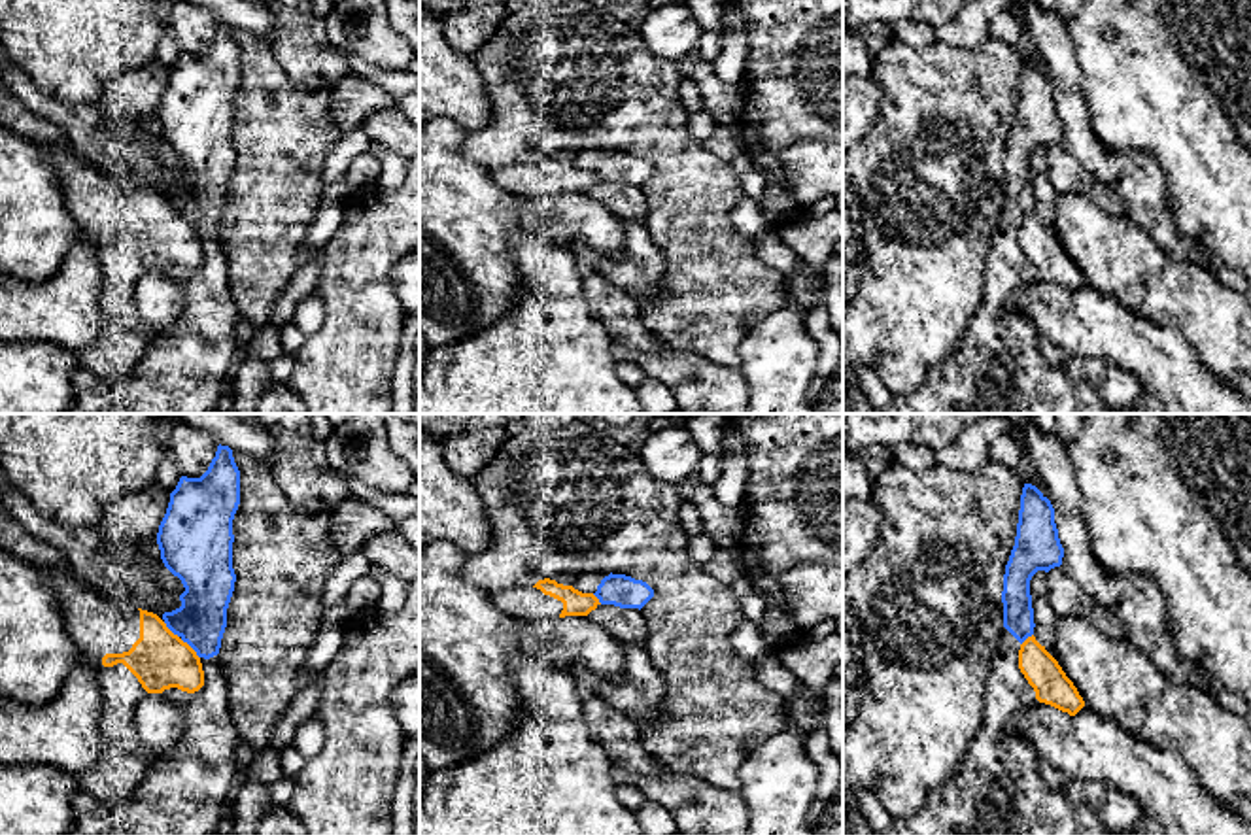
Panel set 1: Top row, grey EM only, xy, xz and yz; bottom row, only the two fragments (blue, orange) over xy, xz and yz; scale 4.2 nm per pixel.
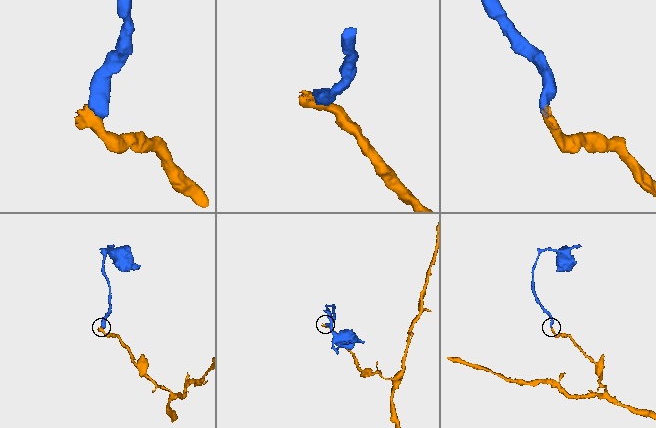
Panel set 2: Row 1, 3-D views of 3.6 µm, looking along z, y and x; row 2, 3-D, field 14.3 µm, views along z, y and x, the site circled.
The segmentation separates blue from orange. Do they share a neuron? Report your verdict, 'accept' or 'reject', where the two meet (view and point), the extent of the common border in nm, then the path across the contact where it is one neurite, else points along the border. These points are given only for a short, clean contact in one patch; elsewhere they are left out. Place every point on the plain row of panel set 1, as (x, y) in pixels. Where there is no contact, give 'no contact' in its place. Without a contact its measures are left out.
reject; meets blue in xy at (182, 216); contact 220 nm long; border along xy (163, 199), (199, 235)

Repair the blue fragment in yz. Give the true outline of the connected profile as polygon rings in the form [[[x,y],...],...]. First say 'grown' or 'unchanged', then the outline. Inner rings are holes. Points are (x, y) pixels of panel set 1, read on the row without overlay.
grown; [[[1024,60],[1015,123],[1003,151],[1003,204],[990,238],[985,268],[985,297],[973,315],[962,348],[945,363],[930,368],[922,383],[909,395],[892,395],[884,410],[877,410],[860,387],[847,387],[843,414],[1107,414],[1109,408],[1083,380],[1070,378],[1051,366],[1039,348],[1039,331],[1028,314],[1003,308],[1007,297],[1034,281],[1036,268],[1019,246],[1020,221],[1034,212],[1030,157],[1037,147],[1062,142],[1064,125],[1054,100],[1051,77],[1032,60]]]

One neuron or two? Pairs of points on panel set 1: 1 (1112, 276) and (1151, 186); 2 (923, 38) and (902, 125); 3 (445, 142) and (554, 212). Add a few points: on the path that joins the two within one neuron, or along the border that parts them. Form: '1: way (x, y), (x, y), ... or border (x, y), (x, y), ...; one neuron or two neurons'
1: border (1127, 216), (1168, 252); two neurons
2: border (894, 36), (913, 48), (925, 48), (934, 42); two neurons
3: way (460, 172), (499, 212), (524, 212); one neuron

